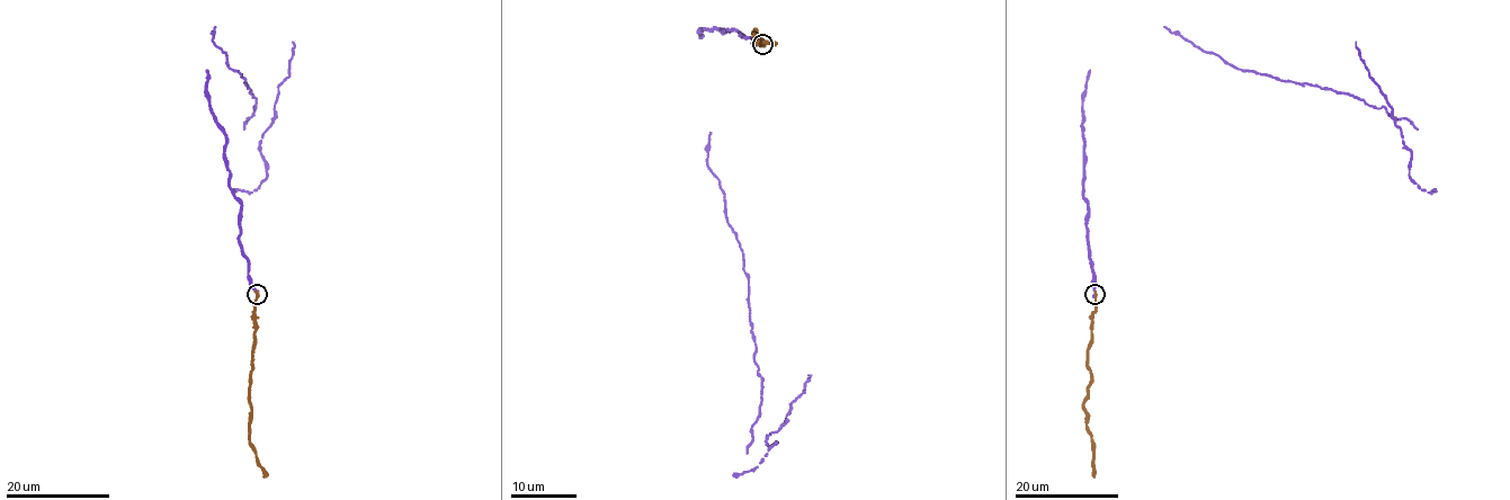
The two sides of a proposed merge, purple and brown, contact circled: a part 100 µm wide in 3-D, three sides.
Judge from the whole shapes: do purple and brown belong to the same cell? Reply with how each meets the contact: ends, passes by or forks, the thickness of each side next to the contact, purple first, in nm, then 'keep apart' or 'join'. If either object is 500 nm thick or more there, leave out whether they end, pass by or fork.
purple ends; brown ends; calibres 220 and 420 nm; join

